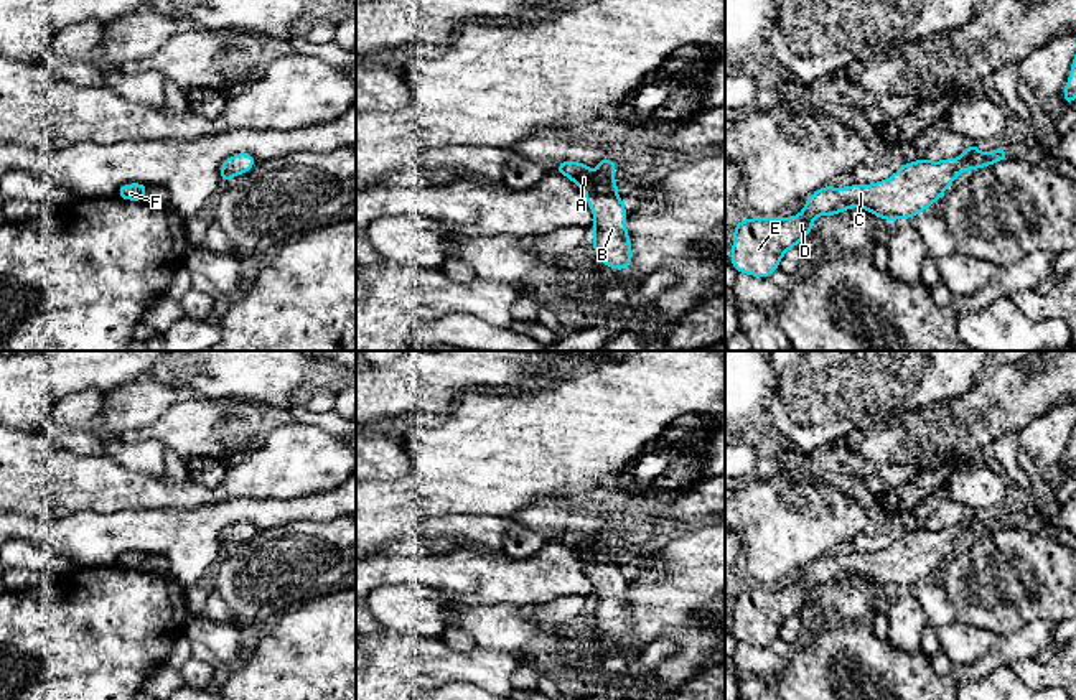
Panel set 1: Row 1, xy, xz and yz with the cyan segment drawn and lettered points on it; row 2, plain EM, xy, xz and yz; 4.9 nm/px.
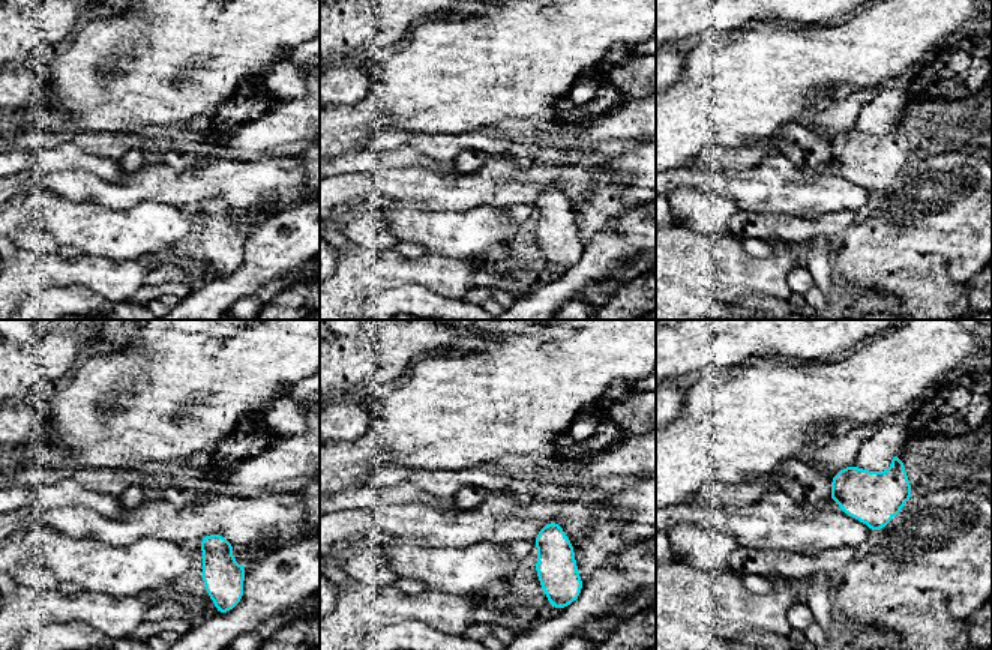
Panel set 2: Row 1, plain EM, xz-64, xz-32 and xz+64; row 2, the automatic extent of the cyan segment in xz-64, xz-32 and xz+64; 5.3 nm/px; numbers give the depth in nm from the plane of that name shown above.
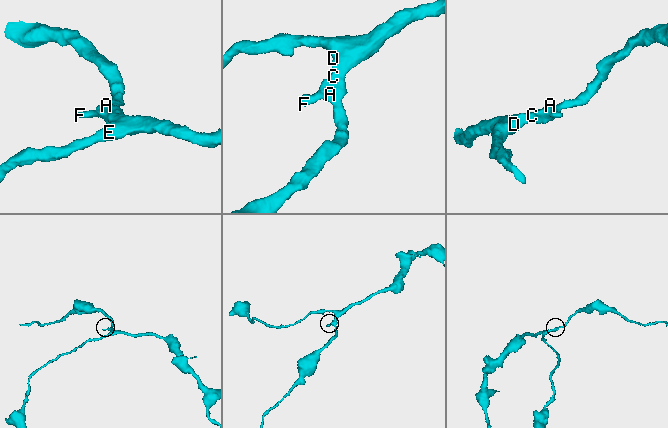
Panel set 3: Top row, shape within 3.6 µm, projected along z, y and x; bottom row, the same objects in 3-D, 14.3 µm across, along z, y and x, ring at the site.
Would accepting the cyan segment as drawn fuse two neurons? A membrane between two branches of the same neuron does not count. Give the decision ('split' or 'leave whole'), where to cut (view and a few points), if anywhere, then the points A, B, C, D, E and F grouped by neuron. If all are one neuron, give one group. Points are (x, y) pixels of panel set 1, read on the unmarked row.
leave whole | no cut | A B C D E F

